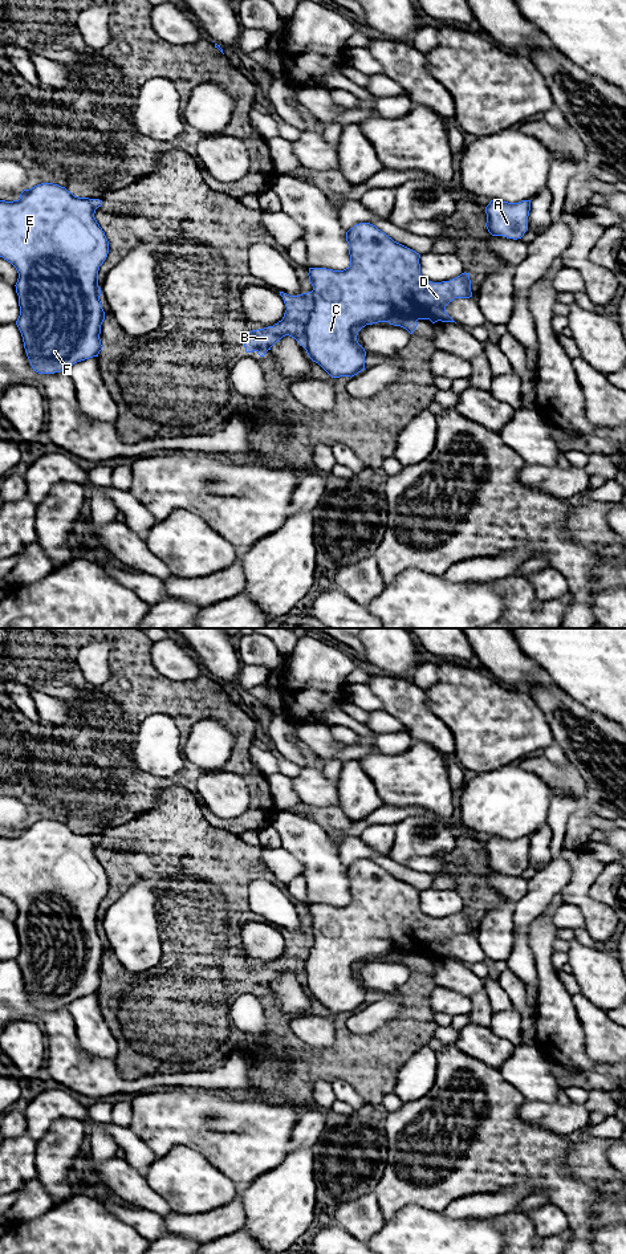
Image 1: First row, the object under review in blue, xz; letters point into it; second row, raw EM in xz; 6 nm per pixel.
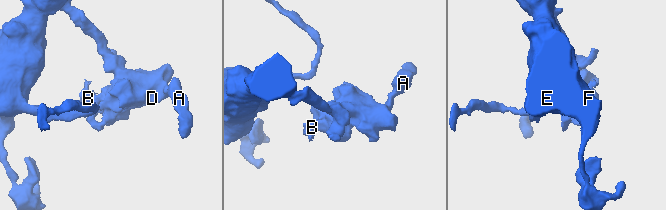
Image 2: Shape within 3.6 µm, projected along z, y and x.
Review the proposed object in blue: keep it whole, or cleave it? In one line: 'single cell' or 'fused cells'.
fused cells

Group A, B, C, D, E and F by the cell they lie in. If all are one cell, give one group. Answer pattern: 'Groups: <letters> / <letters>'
Groups: A C D E F / B

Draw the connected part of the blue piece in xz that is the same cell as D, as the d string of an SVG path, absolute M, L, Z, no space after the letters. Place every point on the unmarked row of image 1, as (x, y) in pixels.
M370 859L355 860L346 868L349 880L350 903L344 907L326 904L309 904L309 919L313 923L313 946L306 960L306 989L332 1014L354 1013L365 1006L365 985L358 980L358 968L366 961L387 958L393 950L407 950L420 956L430 956L432 960L455 958L446 948L446 942L455 935L470 935L470 909L442 919L432 919L420 911L420 891L394 878L385 868Z

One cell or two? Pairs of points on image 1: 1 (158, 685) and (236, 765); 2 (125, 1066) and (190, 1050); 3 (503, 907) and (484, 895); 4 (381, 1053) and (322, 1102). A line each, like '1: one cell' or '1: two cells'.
1: one cell
2: one cell
3: two cells
4: two cells

